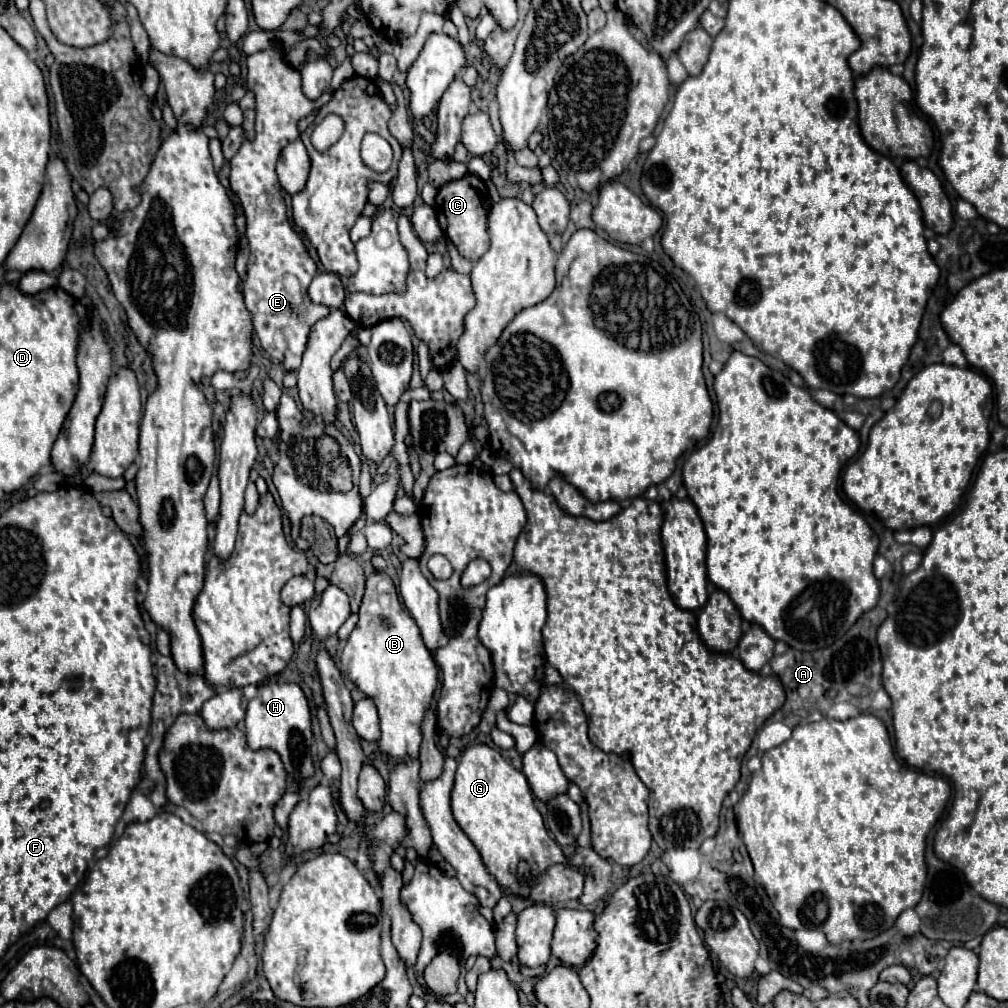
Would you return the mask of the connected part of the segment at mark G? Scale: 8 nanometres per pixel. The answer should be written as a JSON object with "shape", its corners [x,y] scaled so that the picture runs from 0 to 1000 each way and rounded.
{"shape":[[[473,737],[457,745],[455,765],[451,767],[451,781],[447,787],[447,803],[459,826],[473,840],[483,864],[507,886],[525,886],[513,872],[513,858],[517,852],[525,854],[529,868],[561,854],[557,840],[545,830],[539,818],[521,769],[503,757],[489,741]]]}

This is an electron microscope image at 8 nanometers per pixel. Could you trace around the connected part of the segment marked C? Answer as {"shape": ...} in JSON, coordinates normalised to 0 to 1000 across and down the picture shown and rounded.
{"shape":[[[463,172],[461,176],[445,180],[439,186],[436,186],[430,207],[434,211],[434,217],[436,217],[439,231],[453,245],[453,249],[459,257],[473,259],[479,251],[483,251],[483,245],[485,245],[483,213],[487,207],[487,197],[483,191],[483,184],[473,174]]]}

